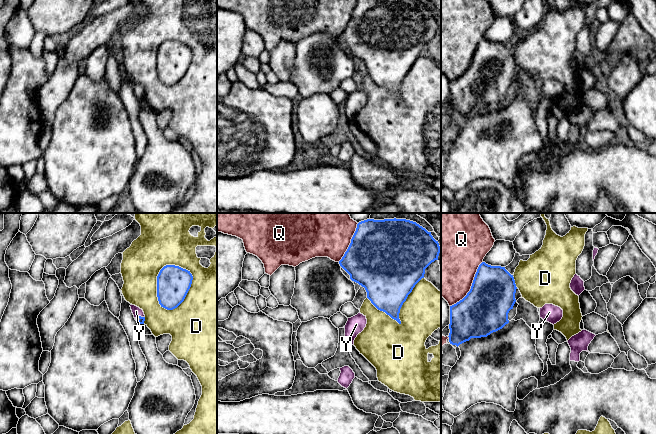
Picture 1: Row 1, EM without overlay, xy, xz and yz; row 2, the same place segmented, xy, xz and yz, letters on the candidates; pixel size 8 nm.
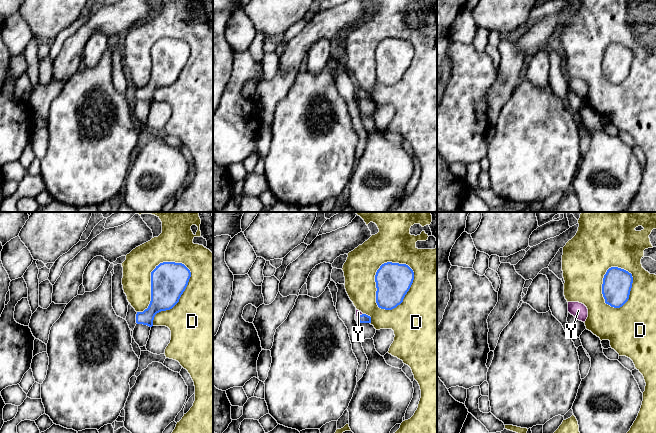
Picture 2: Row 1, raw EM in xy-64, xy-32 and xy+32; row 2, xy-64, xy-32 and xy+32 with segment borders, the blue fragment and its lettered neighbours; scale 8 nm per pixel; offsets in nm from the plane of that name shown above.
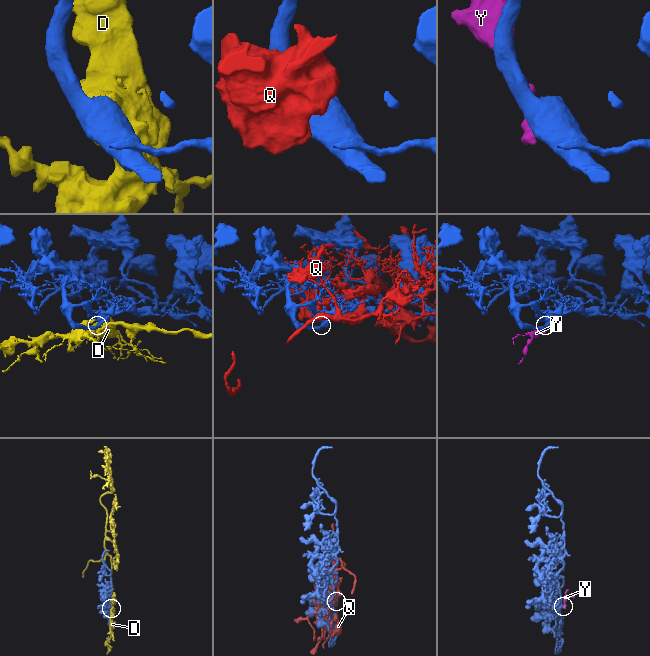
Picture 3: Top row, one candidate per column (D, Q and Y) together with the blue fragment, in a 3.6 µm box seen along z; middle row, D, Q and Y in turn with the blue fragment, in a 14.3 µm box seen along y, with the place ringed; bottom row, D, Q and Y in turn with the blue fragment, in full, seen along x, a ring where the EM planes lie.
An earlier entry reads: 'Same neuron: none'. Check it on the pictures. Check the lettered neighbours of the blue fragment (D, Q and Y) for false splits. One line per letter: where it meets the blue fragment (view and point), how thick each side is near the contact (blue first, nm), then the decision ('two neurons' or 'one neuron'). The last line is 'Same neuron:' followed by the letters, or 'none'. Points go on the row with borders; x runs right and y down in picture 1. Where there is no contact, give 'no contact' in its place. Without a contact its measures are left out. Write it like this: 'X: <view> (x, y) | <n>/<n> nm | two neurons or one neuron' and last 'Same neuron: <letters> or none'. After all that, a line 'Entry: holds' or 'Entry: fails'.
D: xy (157, 284) | 280/320 nm | two neurons
Q: yz (471, 286) | 380/460 nm | two neurons
Y: xy (138, 316) | 50/70 nm | one neuron
Same neuron: Y
Entry: fails

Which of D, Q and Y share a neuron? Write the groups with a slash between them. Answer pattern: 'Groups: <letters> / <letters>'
Groups: D / Q / Y

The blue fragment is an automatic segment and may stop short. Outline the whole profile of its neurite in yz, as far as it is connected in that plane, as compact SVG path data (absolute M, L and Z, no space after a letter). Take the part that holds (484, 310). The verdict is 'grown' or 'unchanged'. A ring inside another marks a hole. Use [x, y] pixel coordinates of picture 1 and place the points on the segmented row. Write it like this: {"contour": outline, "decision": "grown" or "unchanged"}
{"contour": "M482 262L475 274L467 295L450 306L449 342L457 347L471 338L487 337L509 323L508 313L516 302L516 284L513 275L505 267Z", "decision": "unchanged"}

